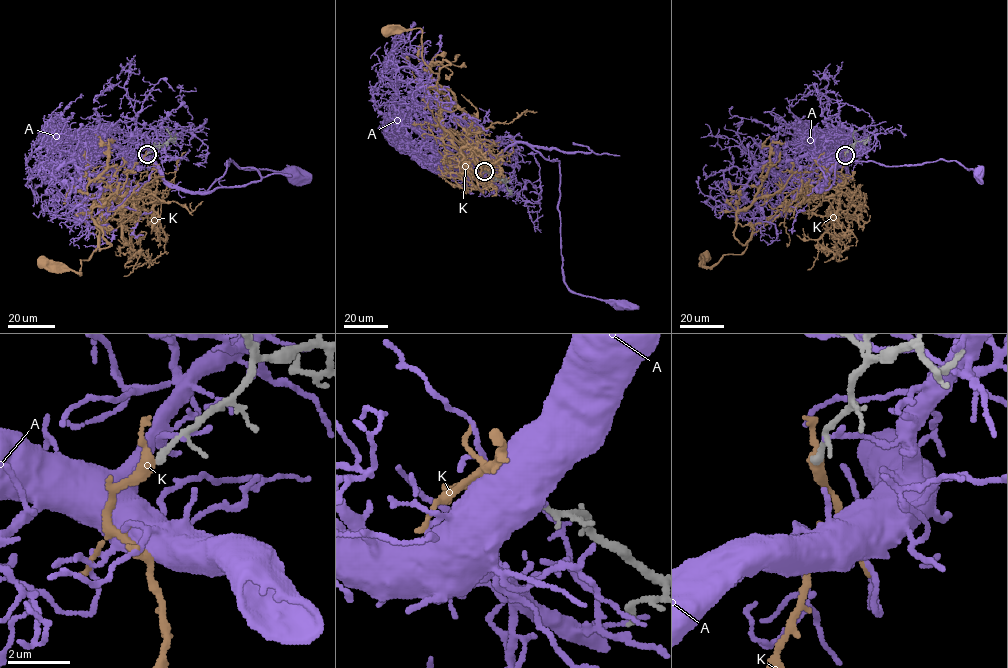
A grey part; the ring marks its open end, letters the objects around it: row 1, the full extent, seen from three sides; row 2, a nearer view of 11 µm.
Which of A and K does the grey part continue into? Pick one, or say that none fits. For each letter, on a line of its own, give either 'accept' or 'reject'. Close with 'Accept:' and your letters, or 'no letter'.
A: reject
K: reject
Accept: no letter

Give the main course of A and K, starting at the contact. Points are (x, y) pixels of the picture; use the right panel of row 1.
A: (845, 153), (851, 156), (827, 175), (818, 190), (831, 186), (838, 162), (894, 166), (945, 159), (978, 175)
K: (845, 154), (843, 185), (782, 211), (753, 234), (740, 254), (724, 254), (710, 266), (702, 265), (705, 258)

